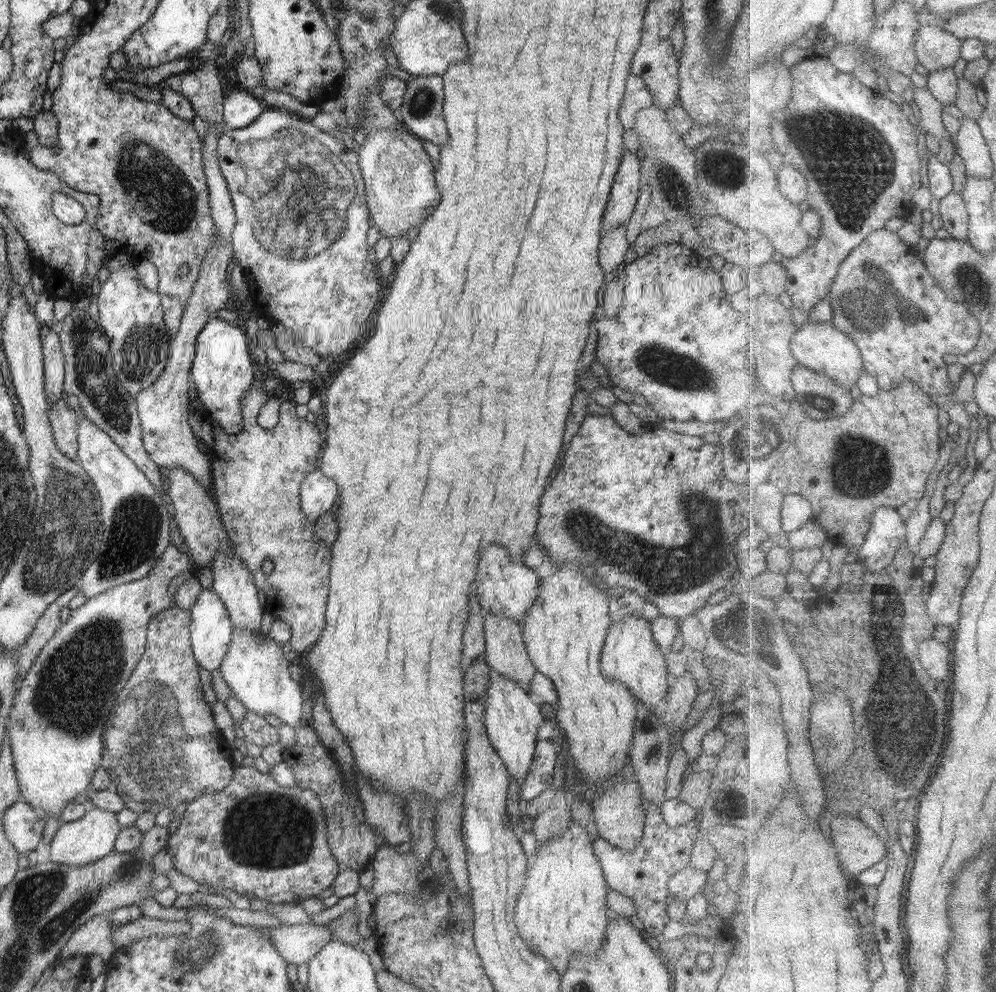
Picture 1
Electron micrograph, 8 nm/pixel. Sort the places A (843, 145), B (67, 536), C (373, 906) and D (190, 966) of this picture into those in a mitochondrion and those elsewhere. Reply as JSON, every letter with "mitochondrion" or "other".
{"A":"mitochondrion","B":"mitochondrion","C":"other","D":"mitochondrion"}

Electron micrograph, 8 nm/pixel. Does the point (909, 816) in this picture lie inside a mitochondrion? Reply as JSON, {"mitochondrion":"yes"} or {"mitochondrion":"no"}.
{"mitochondrion":"no"}

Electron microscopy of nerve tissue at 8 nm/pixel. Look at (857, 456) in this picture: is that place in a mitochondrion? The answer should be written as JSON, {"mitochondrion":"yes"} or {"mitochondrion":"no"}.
{"mitochondrion":"yes"}

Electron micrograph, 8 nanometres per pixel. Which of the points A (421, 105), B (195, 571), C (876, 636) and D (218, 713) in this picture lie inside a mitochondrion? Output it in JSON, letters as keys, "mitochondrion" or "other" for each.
{"A":"mitochondrion","B":"other","C":"other","D":"other"}

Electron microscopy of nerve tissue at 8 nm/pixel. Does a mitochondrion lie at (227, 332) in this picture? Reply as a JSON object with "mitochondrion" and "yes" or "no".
{"mitochondrion":"no"}

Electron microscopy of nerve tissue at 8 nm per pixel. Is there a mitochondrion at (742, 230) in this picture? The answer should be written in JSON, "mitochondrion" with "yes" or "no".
{"mitochondrion":"no"}

